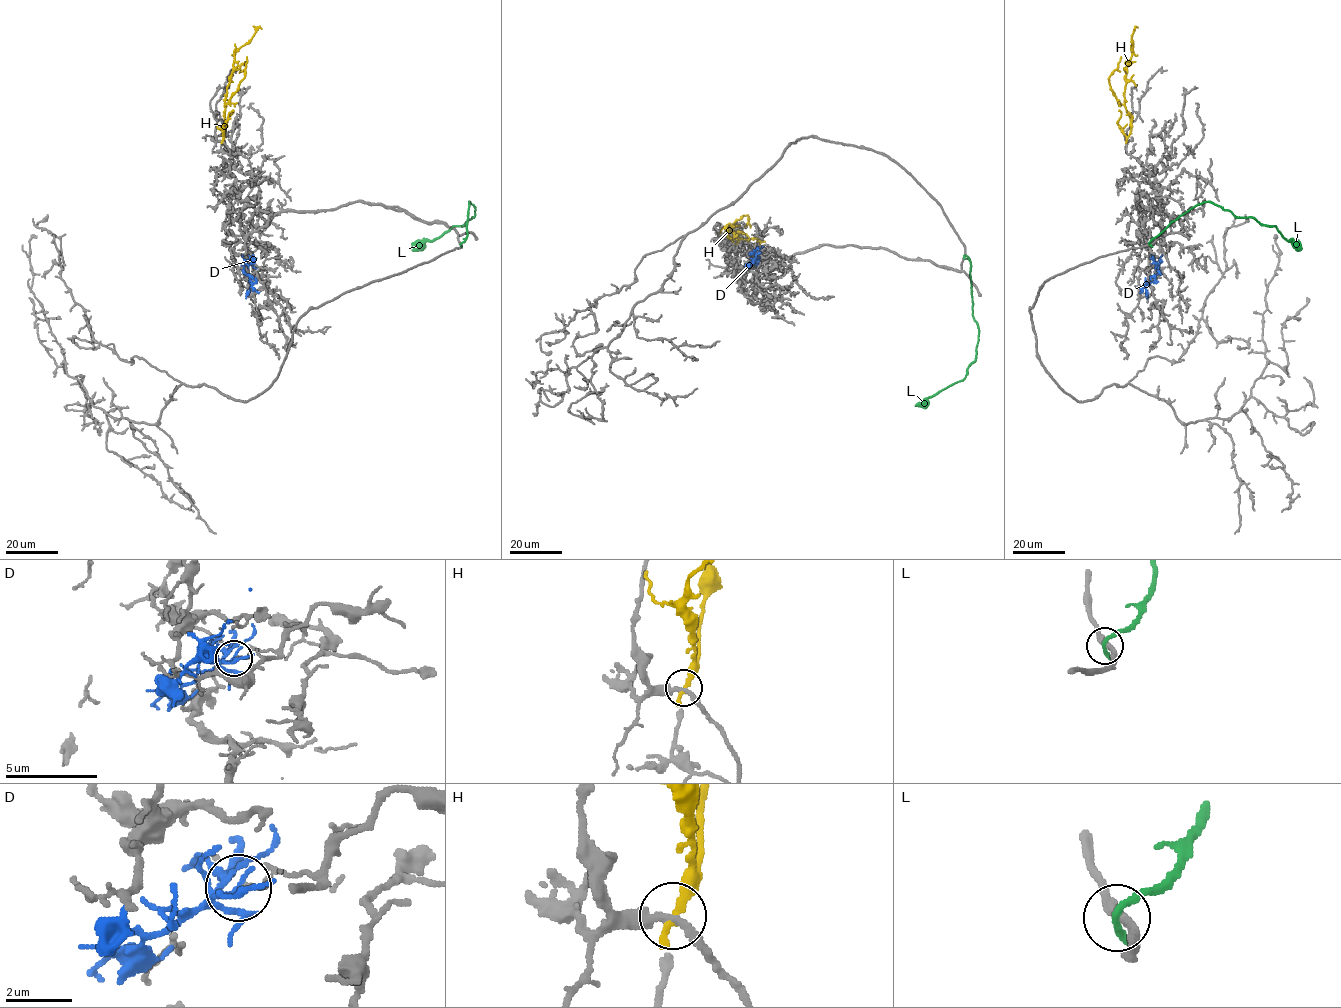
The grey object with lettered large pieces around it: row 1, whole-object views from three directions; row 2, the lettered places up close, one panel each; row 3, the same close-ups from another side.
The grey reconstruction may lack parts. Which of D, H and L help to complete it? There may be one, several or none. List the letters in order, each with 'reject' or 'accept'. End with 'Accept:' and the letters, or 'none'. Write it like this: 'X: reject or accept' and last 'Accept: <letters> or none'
D: reject
H: reject
L: reject
Accept: none

